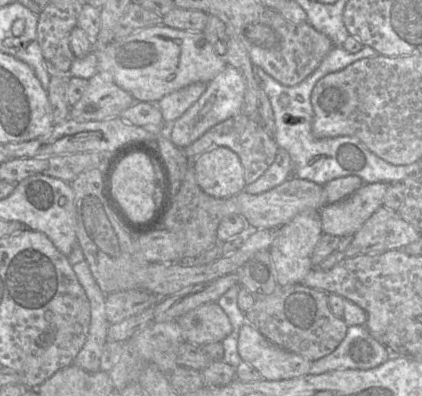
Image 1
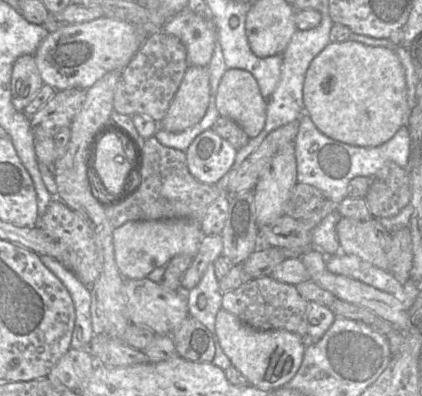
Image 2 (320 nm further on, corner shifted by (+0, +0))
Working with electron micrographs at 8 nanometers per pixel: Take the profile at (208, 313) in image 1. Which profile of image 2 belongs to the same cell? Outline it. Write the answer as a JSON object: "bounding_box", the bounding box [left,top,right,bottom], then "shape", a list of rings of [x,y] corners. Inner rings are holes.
{"bounding_box":[124,277,189,334],"shape":[[[148,277],[136,280],[125,279],[124,292],[130,322],[146,326],[155,334],[170,334],[189,315],[187,299],[183,291],[164,289]]]}

